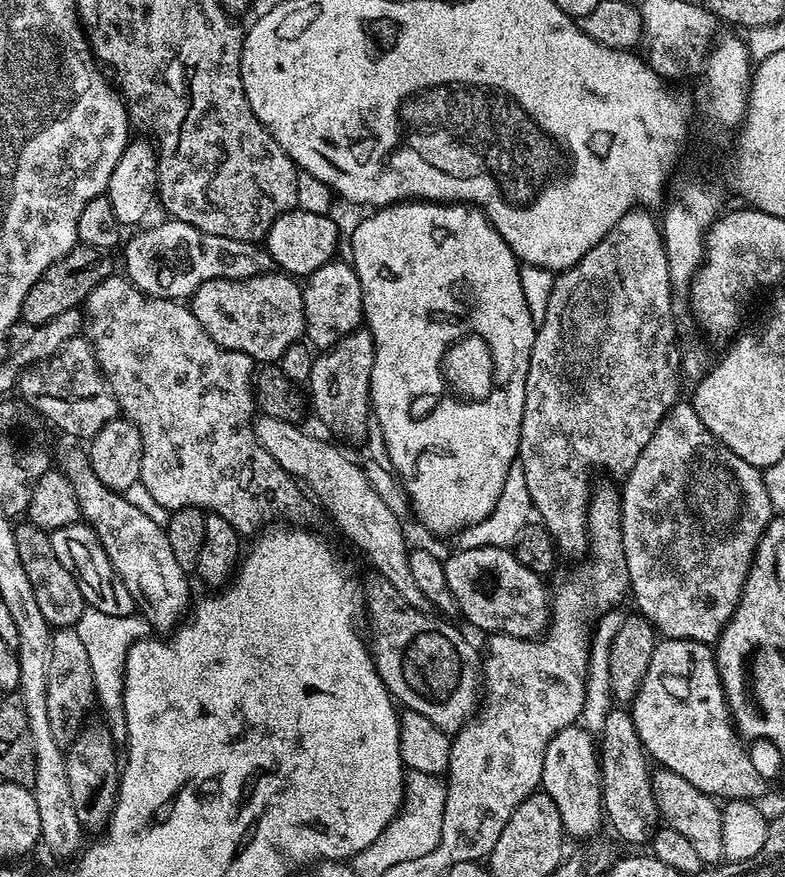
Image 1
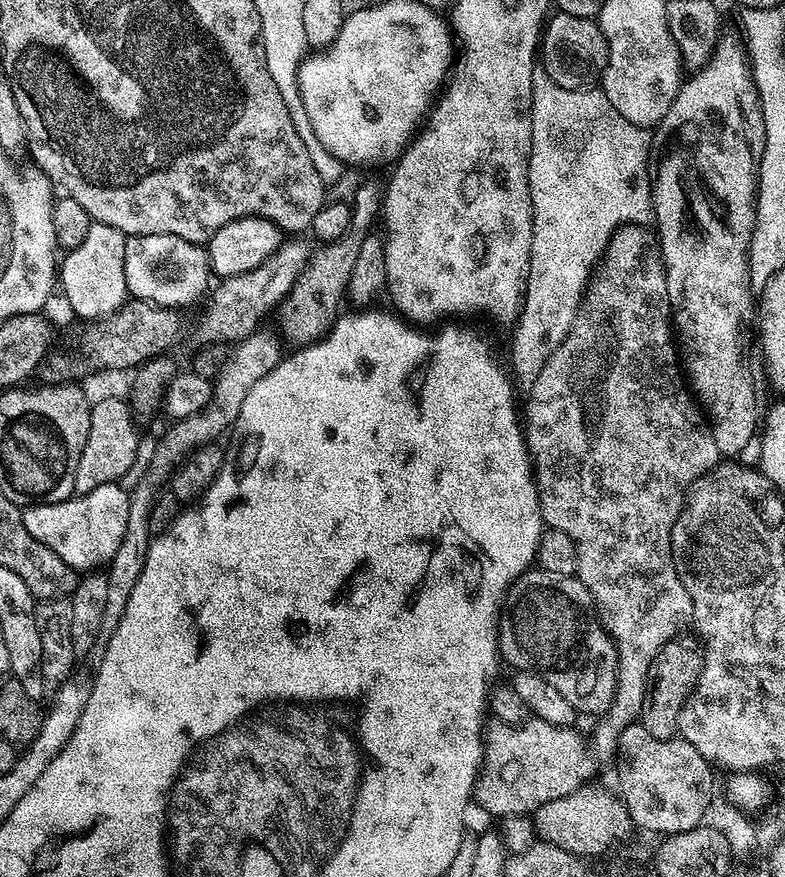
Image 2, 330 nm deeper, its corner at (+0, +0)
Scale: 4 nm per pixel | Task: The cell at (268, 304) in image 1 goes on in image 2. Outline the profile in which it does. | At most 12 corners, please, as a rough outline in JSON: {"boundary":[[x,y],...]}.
{"boundary":[[356,236],[321,243],[282,301],[297,345],[323,337],[341,311]]}

